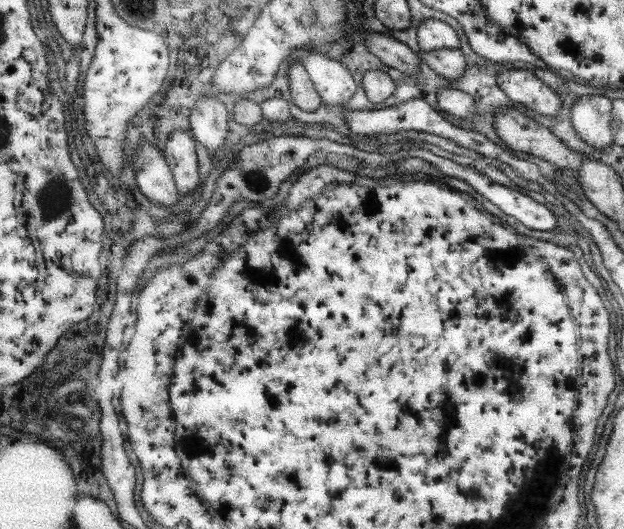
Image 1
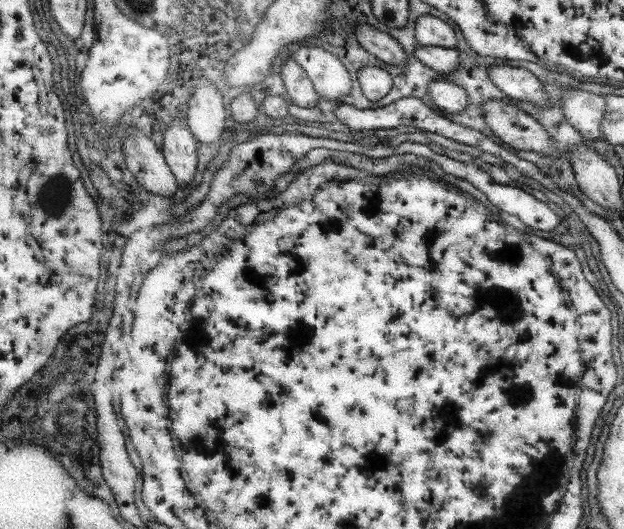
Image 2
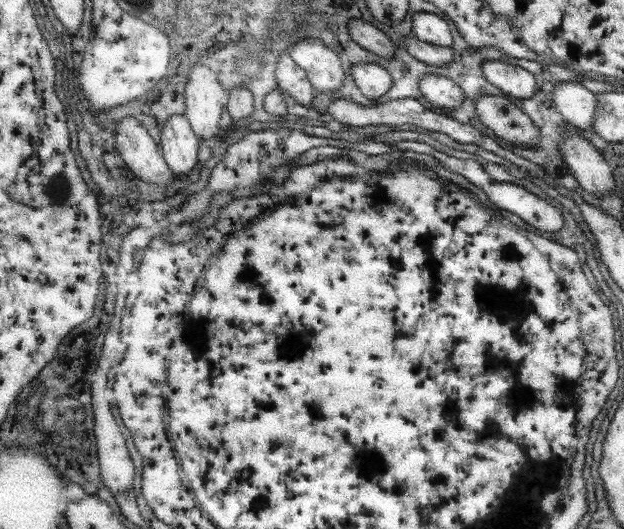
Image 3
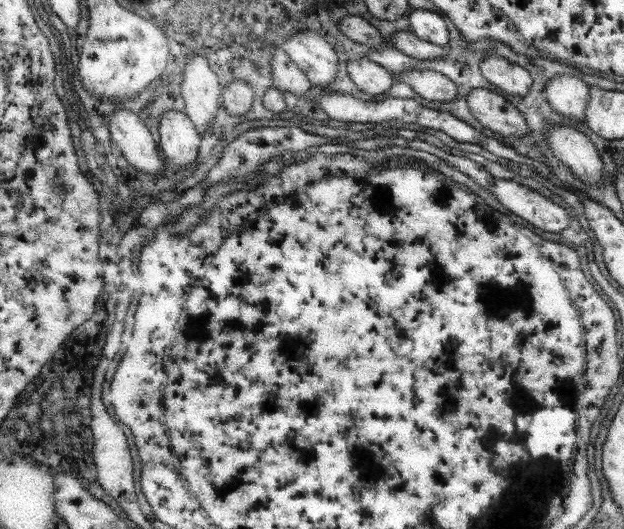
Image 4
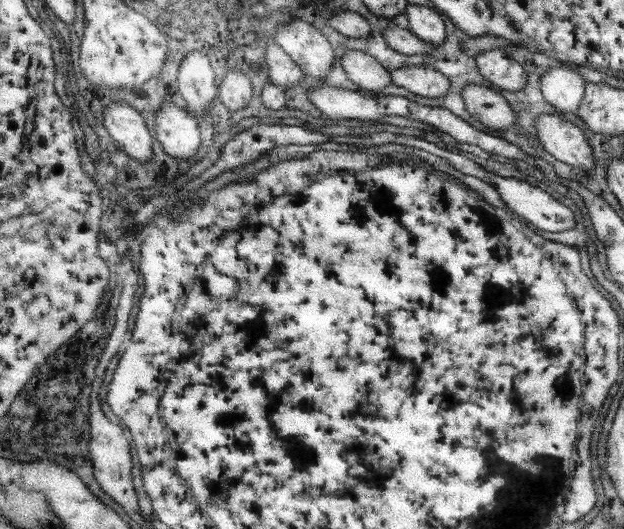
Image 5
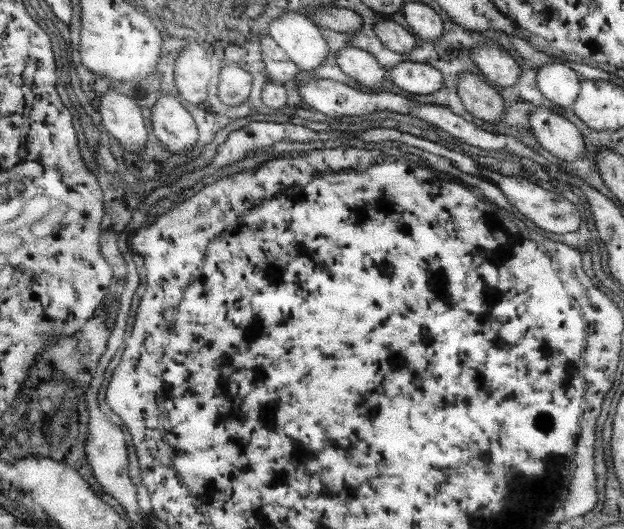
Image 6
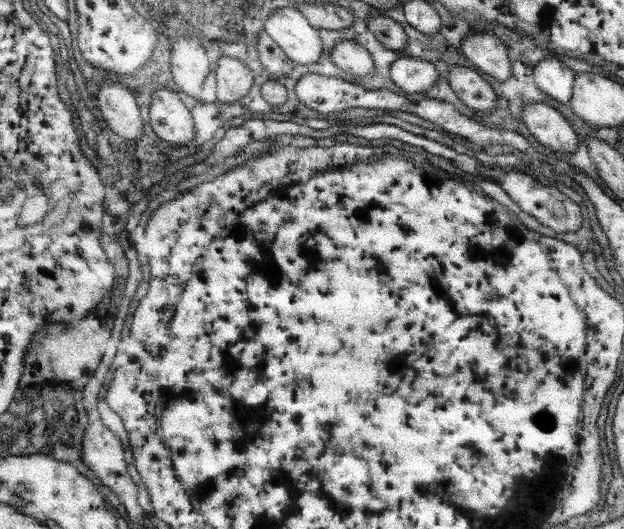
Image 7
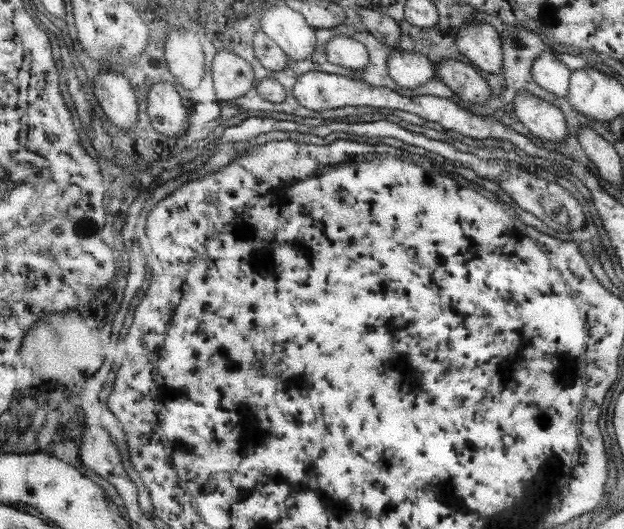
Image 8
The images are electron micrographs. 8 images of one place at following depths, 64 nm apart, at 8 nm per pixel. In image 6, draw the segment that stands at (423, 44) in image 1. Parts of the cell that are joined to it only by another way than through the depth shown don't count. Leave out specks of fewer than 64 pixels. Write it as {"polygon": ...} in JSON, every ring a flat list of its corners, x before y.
{"polygon":[[405,1,401,11,413,34,425,38,426,41,436,41,440,38,443,31,442,19,430,6,422,2]]}

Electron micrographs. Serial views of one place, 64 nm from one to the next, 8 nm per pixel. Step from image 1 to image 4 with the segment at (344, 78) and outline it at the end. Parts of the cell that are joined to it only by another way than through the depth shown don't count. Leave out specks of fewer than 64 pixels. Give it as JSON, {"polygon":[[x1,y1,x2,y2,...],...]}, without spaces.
{"polygon":[[299,30,288,36,283,50,306,73,313,85,327,86,336,80,338,74,338,55,315,30]]}

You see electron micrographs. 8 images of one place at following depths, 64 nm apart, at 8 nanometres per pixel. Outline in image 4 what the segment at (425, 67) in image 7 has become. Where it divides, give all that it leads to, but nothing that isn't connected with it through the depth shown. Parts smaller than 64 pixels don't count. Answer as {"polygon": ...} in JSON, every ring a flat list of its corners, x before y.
{"polygon":[[408,71,394,74,395,82,408,83,416,93,432,102,452,102,458,94,458,87,450,78,434,71]]}

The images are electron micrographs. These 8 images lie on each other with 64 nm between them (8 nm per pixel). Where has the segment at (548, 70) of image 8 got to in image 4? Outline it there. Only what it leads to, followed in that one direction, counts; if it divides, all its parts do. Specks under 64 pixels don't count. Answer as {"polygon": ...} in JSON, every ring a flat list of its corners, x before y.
{"polygon":[[554,74,550,82,546,82,546,100,550,103,552,109,556,112,564,115,567,118,572,118,572,120,578,120,578,122,585,122,586,109,588,100,590,100,590,88,580,77,577,75,572,76,572,74]]}

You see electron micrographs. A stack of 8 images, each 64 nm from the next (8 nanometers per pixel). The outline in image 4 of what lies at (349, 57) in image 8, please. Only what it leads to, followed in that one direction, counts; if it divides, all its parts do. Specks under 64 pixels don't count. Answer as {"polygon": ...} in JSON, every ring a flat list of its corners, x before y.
{"polygon":[[366,56,358,58,358,60,350,60,350,63,346,66,352,82,362,92,371,96,383,94,395,84,394,76,390,71,380,64,372,62]]}

